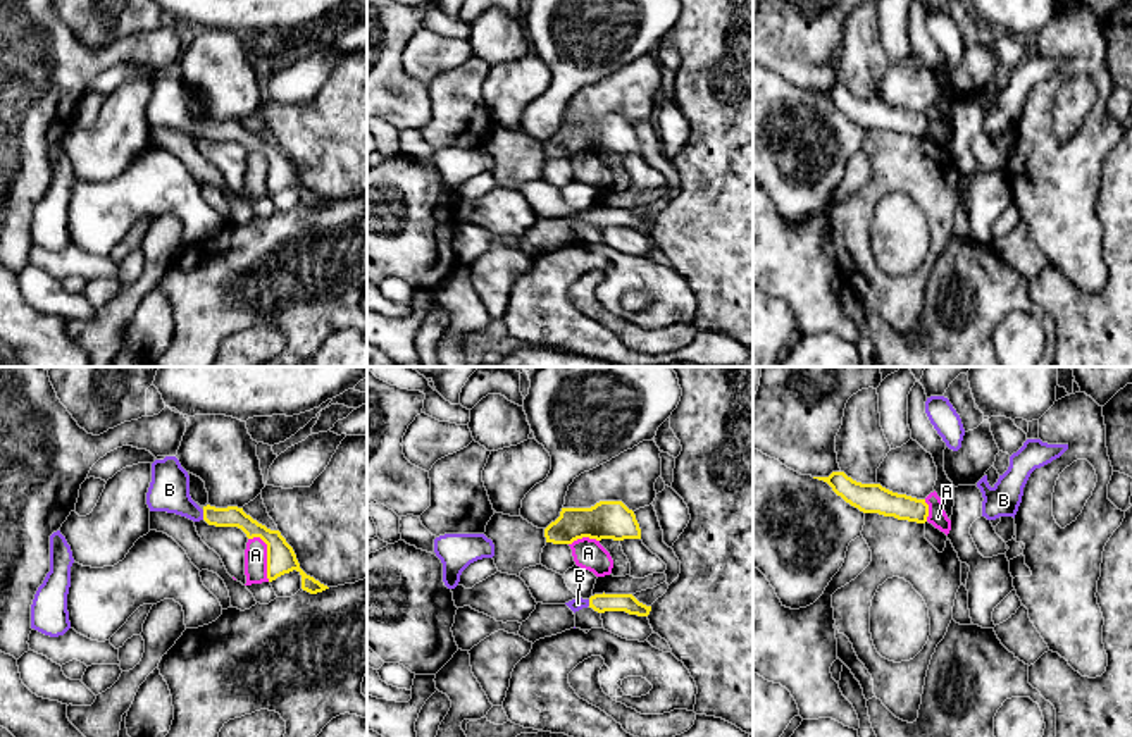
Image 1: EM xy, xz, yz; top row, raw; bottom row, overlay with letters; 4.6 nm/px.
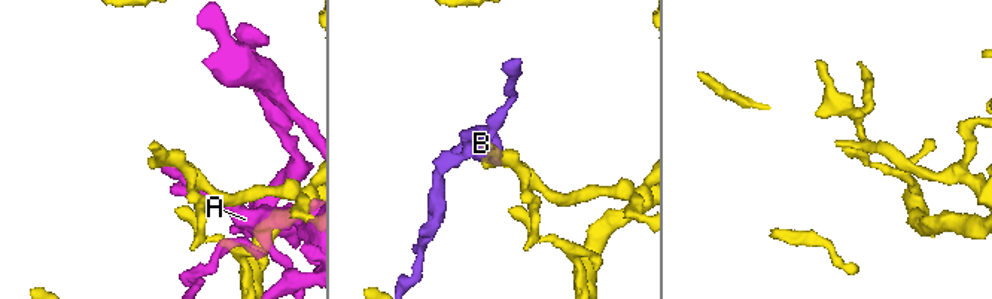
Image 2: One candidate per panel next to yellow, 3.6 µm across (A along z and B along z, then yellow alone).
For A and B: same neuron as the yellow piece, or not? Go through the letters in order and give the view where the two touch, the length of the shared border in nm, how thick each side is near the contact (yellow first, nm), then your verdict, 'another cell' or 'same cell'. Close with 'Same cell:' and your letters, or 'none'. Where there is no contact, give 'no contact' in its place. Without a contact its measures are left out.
A: xy | 220 nm | 140/110 nm | another cell
B: xy | 50 nm | 100/190 nm | same cell
Same cell: B

